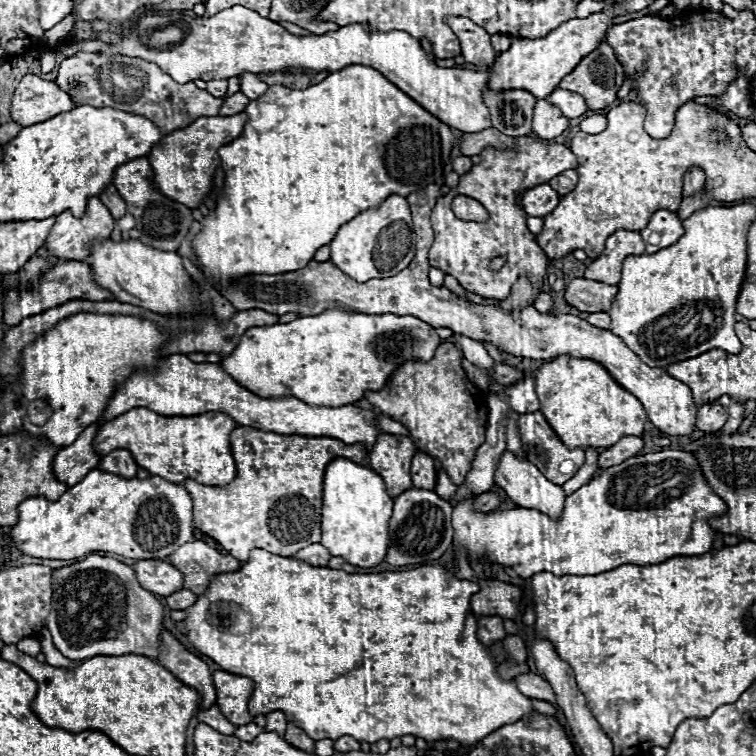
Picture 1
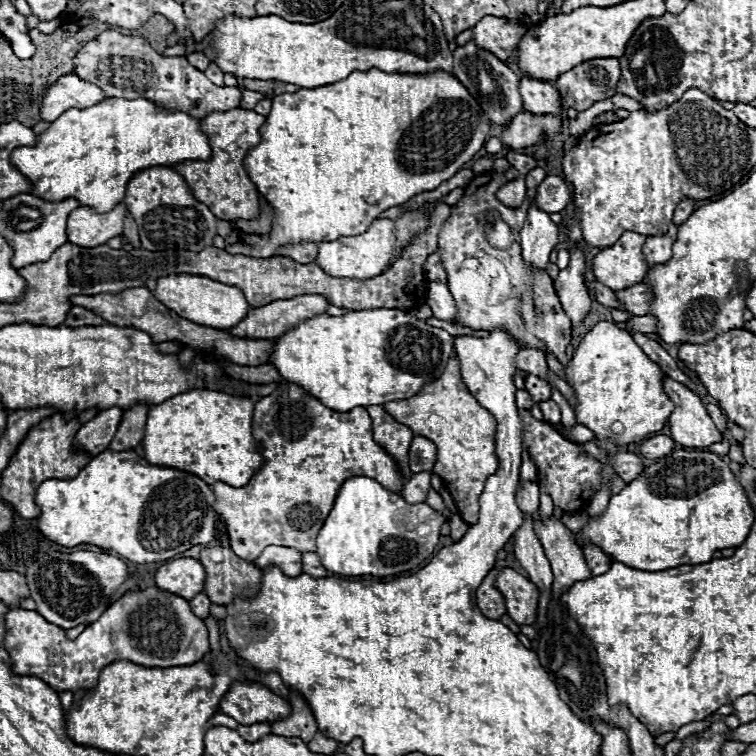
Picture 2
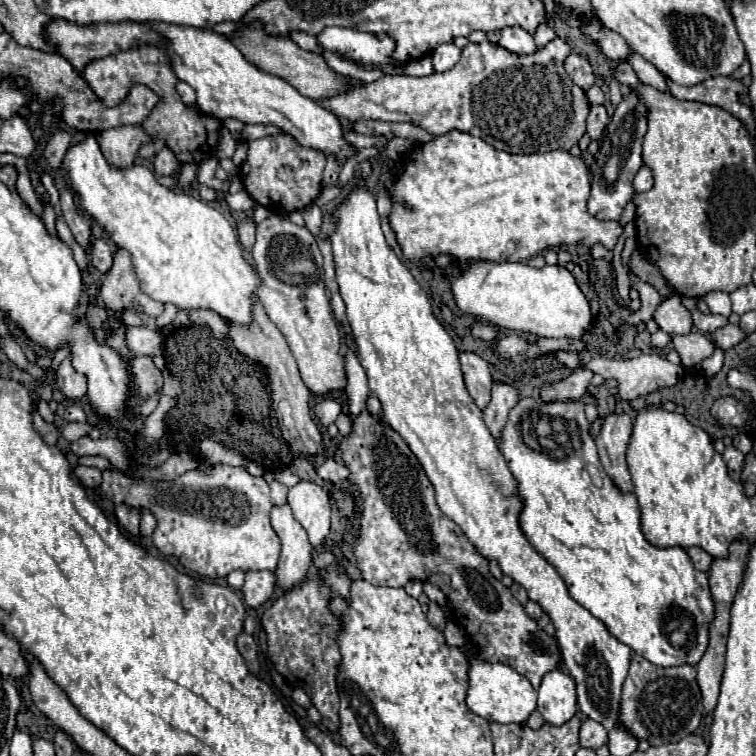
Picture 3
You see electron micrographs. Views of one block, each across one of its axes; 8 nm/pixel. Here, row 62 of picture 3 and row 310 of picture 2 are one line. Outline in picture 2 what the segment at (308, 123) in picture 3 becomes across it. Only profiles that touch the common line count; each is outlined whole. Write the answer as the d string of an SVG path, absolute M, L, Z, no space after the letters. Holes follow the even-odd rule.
M170 274L158 280L156 290L152 292L164 306L180 314L182 318L196 322L200 326L210 326L218 330L230 330L238 322L242 322L252 306L246 302L246 296L236 286L222 284L218 280L206 276L192 276L192 274Z

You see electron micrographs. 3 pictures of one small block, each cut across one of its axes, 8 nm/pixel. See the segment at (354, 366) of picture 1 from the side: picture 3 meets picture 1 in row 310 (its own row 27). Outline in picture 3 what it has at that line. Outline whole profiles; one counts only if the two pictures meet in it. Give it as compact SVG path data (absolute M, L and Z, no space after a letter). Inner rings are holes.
M326 26L316 42L322 50L344 56L348 62L364 64L378 68L384 74L404 74L404 64L394 58L396 40L392 36L378 38L376 34L342 28L342 26Z

